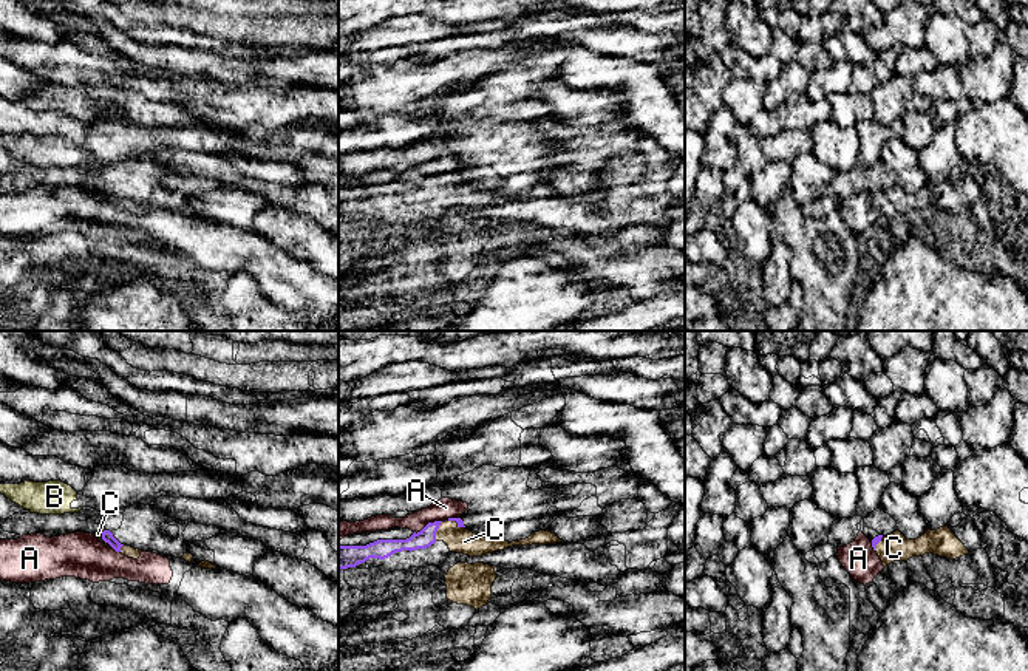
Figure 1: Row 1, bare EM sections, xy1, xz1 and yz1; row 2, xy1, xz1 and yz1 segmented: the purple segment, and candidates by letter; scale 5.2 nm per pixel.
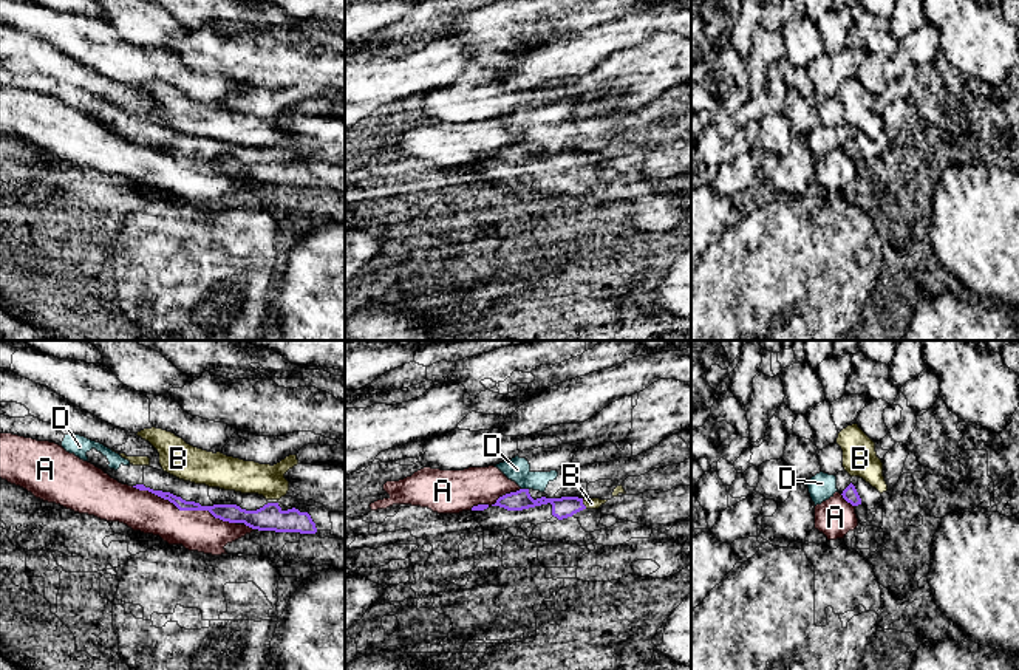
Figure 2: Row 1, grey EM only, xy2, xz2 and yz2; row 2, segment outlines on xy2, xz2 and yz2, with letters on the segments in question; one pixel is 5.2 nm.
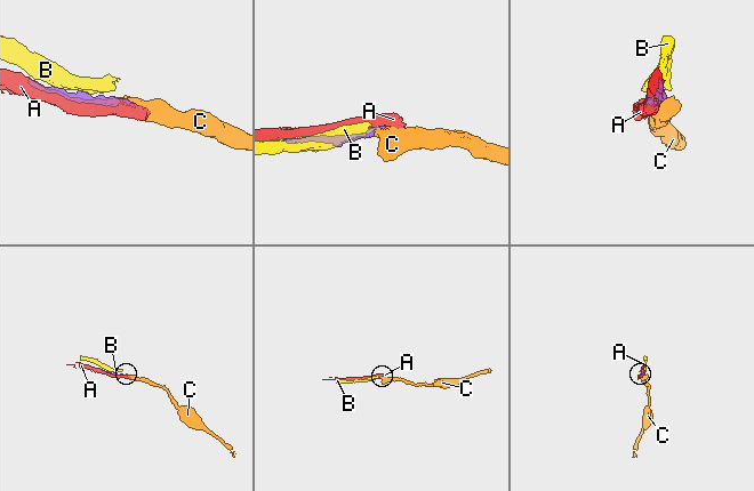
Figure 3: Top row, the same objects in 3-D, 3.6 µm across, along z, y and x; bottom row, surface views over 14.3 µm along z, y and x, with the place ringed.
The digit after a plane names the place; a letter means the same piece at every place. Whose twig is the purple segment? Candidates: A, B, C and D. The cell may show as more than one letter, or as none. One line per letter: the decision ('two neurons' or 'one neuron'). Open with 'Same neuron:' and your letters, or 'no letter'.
Same neuron: C
A: two neurons
B: two neurons
C: one neuron
D: two neurons

